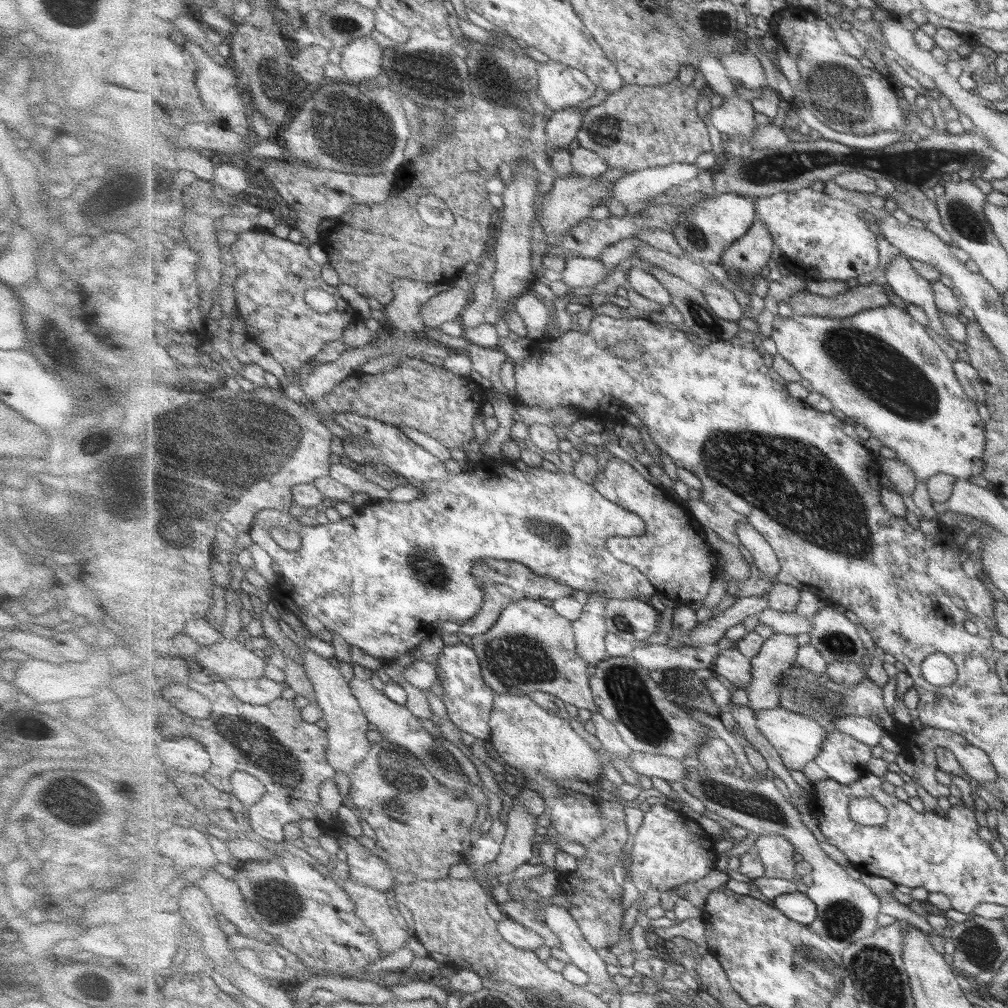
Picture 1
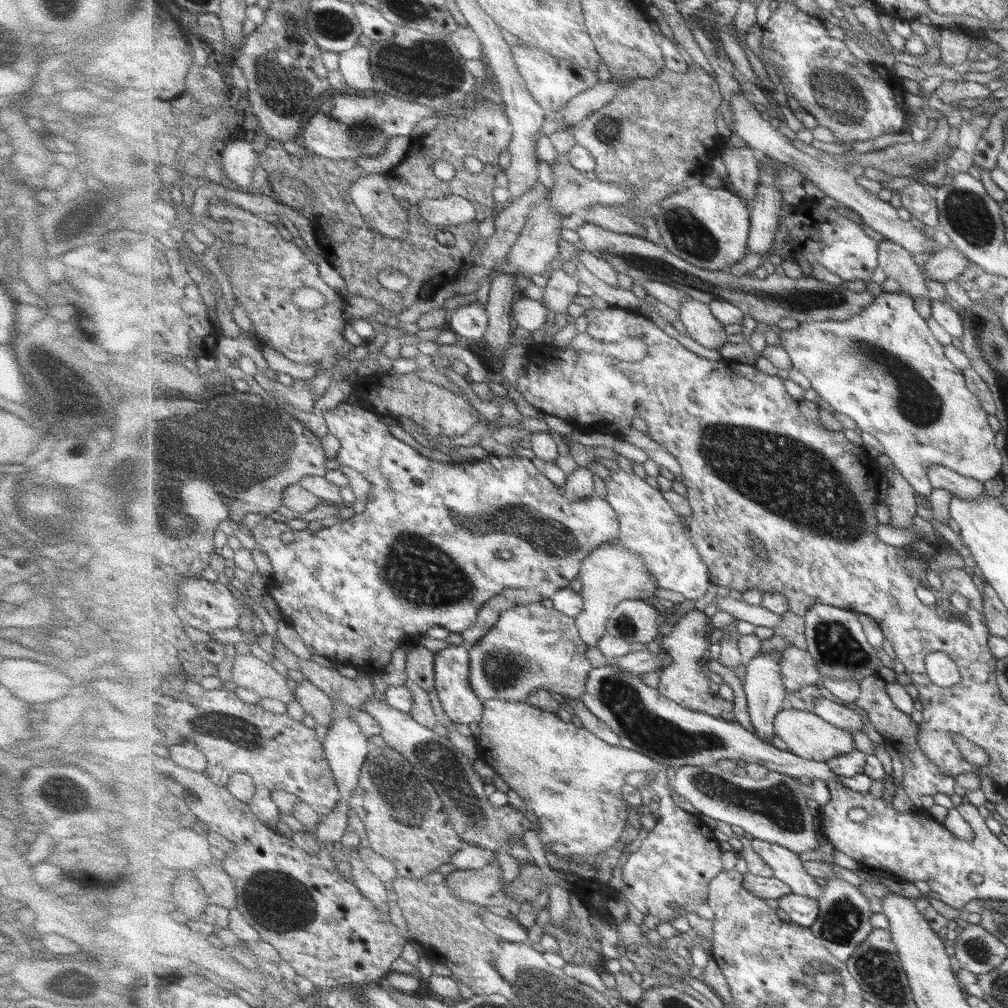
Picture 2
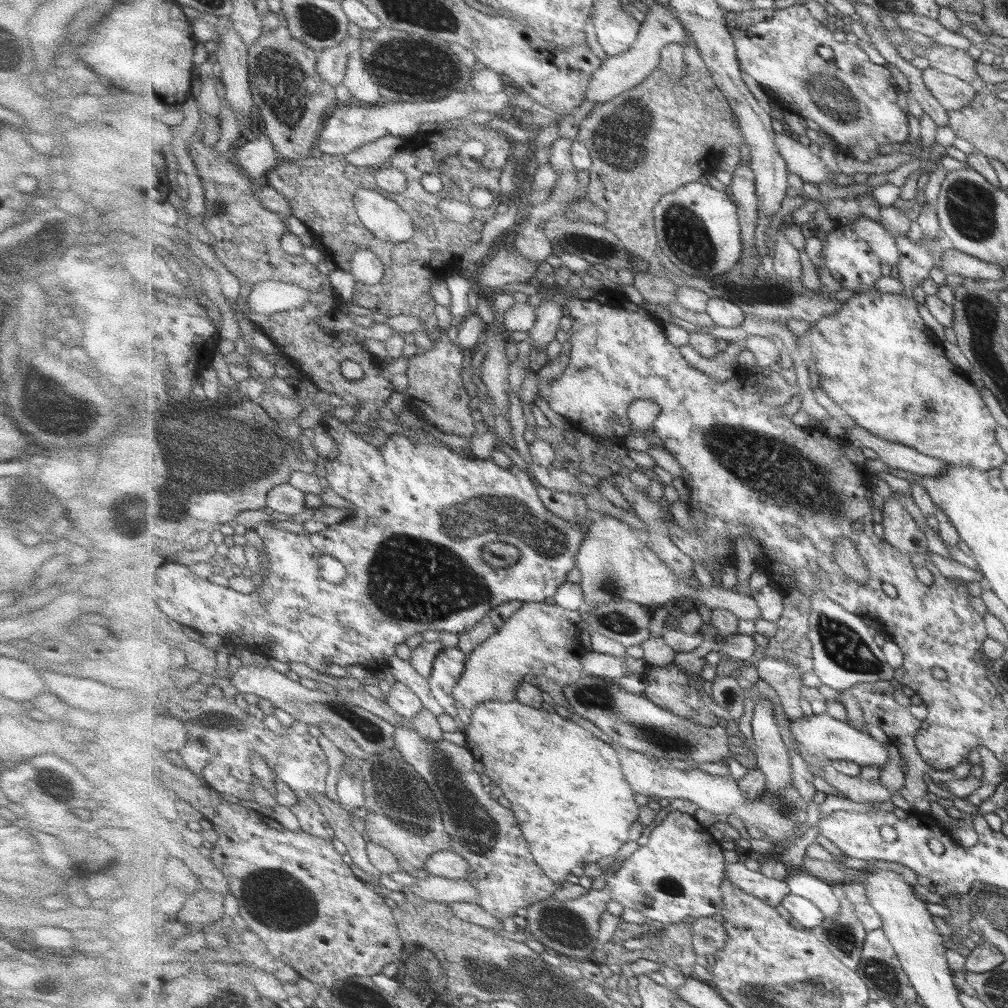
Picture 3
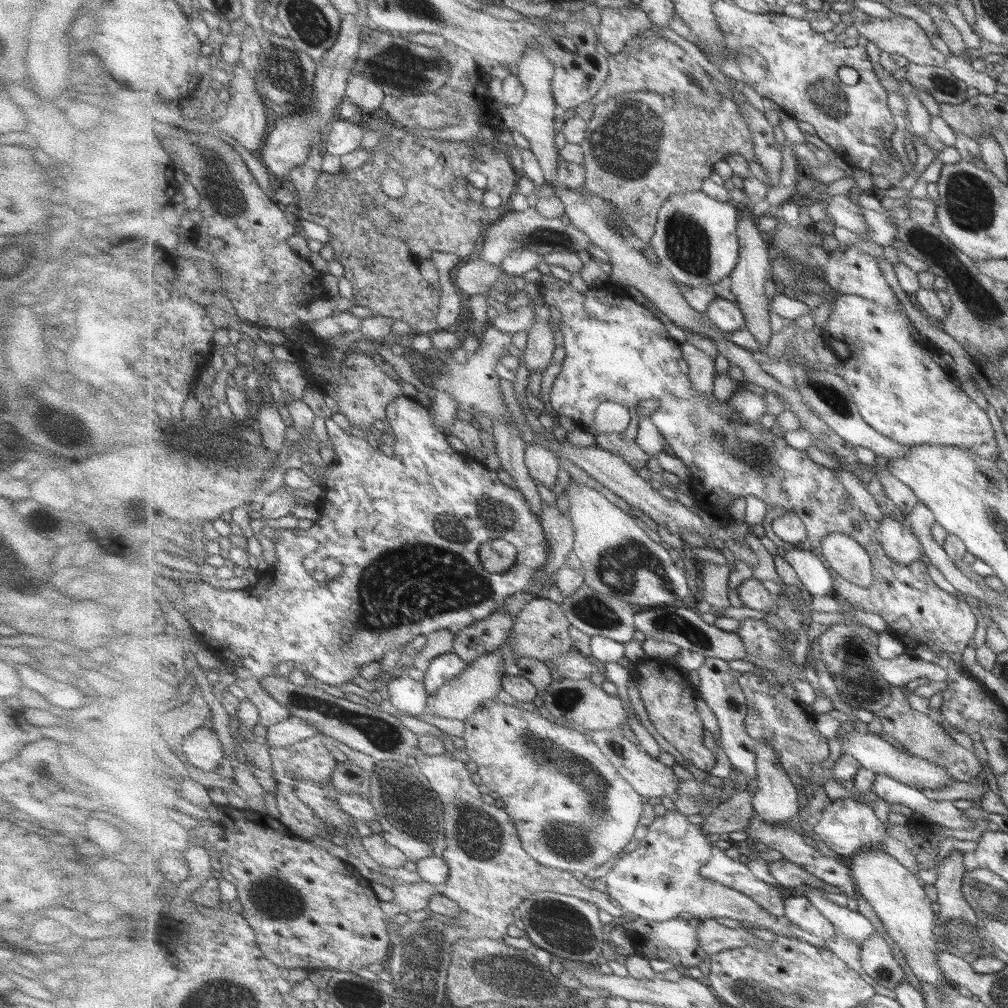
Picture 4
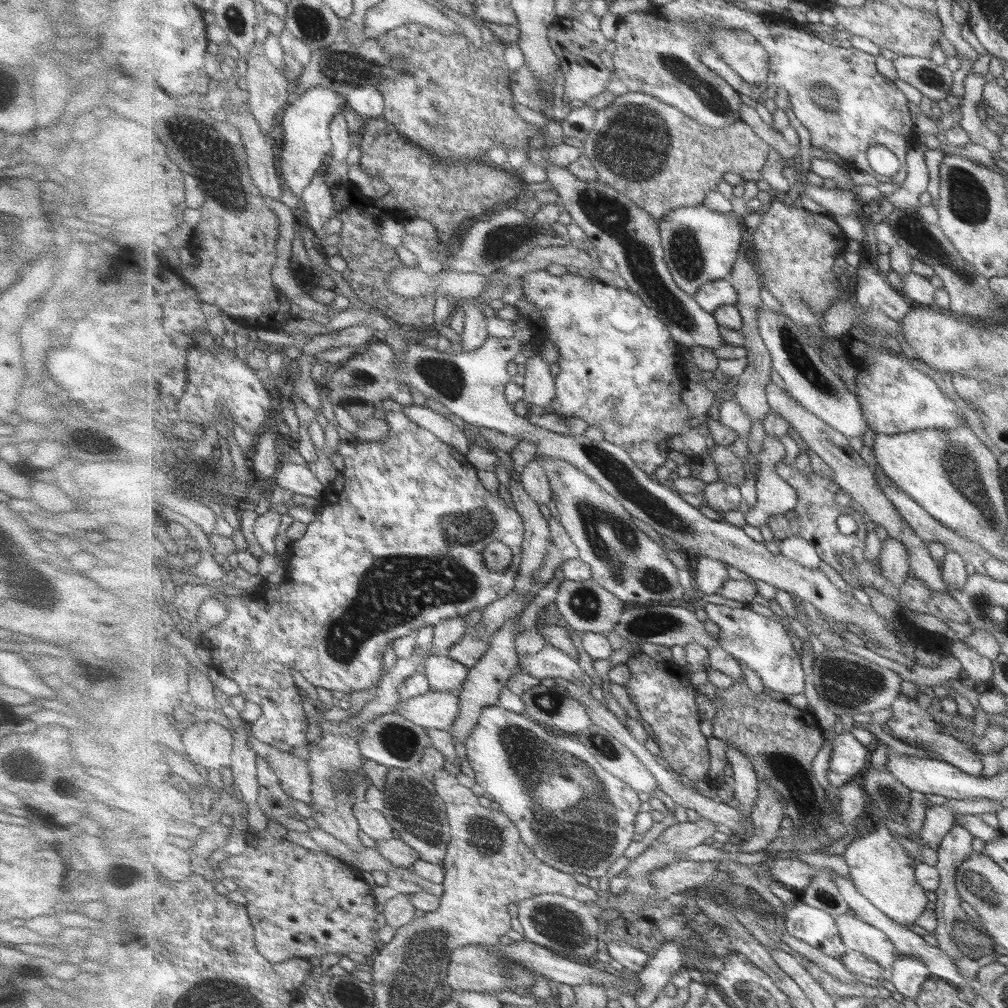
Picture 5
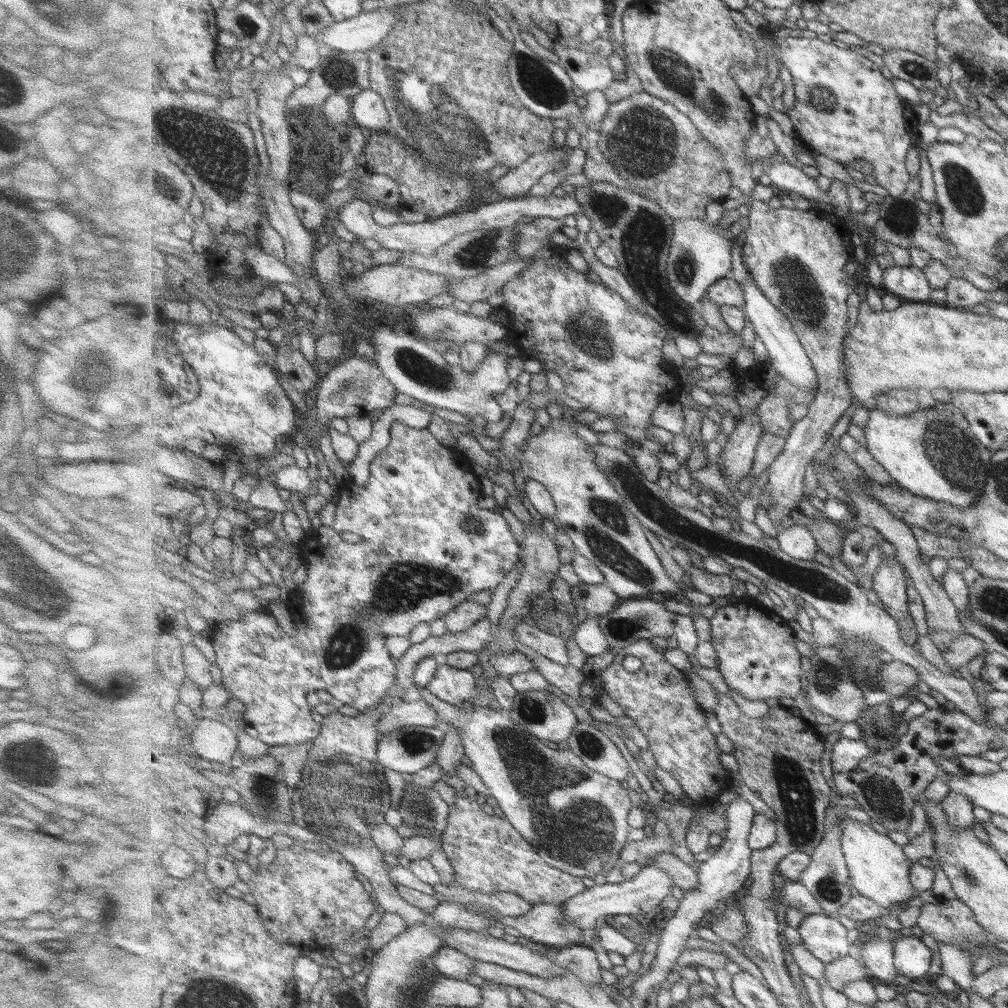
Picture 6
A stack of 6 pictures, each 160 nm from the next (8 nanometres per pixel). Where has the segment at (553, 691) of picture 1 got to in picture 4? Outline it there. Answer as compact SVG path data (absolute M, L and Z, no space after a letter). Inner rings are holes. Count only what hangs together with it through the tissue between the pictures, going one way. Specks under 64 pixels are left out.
M537 598L526 604L515 620L511 634L511 650L516 660L522 656L538 658L547 663L550 668L555 657L572 651L573 642L569 637L569 628L573 625L565 616L561 604L553 600ZM499 649L488 652L469 664L461 675L443 684L433 696L430 696L426 712L435 714L439 718L455 718L465 722L477 712L479 704L482 702L488 704L492 698L497 696L497 692L502 689L502 678L505 676L507 673L503 670L503 656Z

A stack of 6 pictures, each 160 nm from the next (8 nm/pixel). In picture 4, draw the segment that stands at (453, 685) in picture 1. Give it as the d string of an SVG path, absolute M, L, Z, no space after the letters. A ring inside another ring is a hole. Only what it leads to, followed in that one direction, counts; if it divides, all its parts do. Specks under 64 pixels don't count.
M453 651L435 657L424 676L424 685L427 692L433 696L445 683L457 678L468 667L461 656Z

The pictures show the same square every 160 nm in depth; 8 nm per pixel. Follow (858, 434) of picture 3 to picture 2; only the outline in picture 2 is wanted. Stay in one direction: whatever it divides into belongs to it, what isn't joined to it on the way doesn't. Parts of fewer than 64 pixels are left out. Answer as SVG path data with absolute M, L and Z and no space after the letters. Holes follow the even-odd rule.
M933 465L929 470L929 481L933 489L945 489L959 498L971 500L985 496L985 488L979 480L962 476L950 468Z

